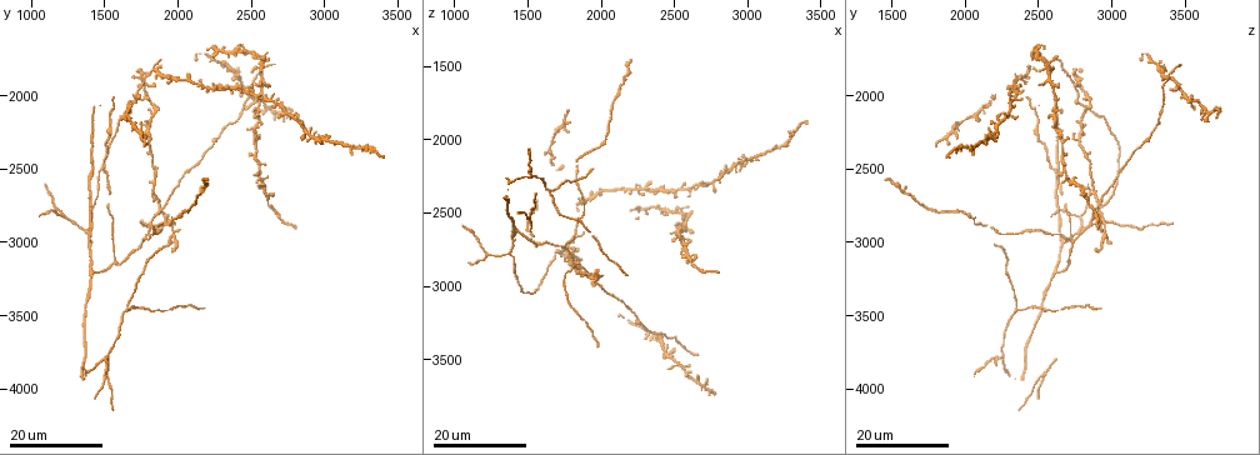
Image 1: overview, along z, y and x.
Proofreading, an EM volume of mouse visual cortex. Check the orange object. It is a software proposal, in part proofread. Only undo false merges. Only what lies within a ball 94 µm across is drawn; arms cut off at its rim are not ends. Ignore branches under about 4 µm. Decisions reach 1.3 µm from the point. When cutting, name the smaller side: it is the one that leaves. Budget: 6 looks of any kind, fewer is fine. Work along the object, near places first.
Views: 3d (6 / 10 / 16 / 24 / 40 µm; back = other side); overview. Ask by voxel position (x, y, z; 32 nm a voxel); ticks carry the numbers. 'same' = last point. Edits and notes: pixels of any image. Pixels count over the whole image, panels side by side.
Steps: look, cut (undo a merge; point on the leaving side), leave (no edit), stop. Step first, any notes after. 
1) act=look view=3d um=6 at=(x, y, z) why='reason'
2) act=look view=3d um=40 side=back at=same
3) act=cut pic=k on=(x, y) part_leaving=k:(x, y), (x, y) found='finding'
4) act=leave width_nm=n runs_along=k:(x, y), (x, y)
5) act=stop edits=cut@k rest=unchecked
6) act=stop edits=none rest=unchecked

act=look view=3d um=24 at=(1320, 2880, 2780) why='sudden change in width'

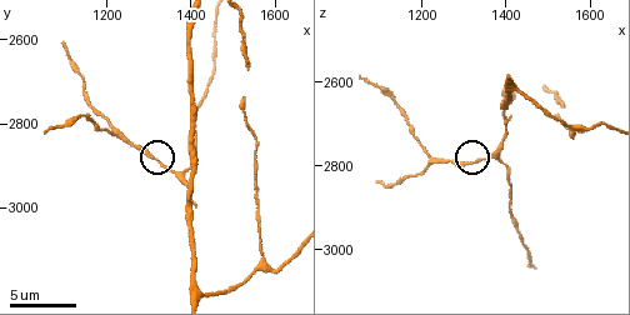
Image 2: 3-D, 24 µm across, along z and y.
act=look view=3d um=6 at=(1300, 2870, 2795) why='zoom in'

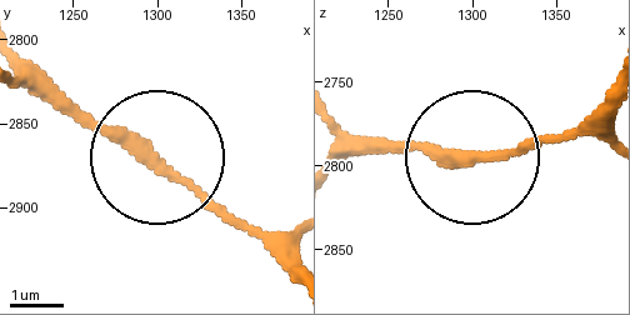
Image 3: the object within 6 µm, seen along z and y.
act=leave runs_along=3:(281, 231), (241, 226), (160, 155), (106, 136), (30, 60) found='continuous, no second neuron'

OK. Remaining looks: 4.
act=look view=3d um=16 at=(1760, 2980, 2720) why='small branch off a trunk'

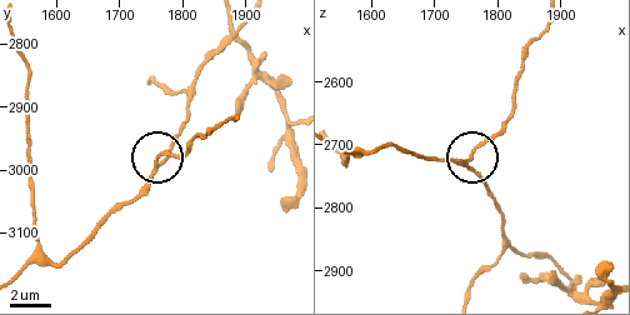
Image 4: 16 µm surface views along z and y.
act=look view=3d um=6 at=(1760, 2995, 2730)

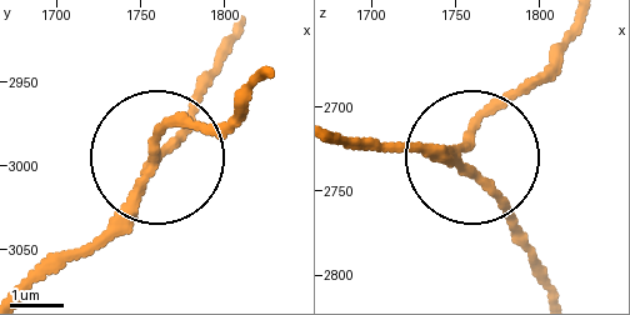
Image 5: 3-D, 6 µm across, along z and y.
act=leave arms=3 runs_along=5:(33, 290), (100, 236), (168, 133), (243, 106) found='all the same neuron'

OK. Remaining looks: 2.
act=look view=3d um=24 at=(1500, 3920, 2540) why='three arms meet'

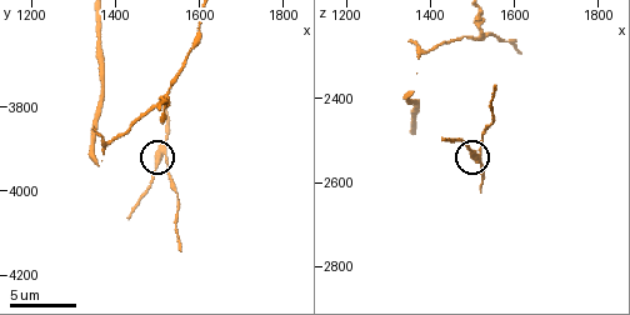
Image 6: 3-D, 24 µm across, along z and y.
act=look view=3d um=10 at=(1515, 3915, 2525)

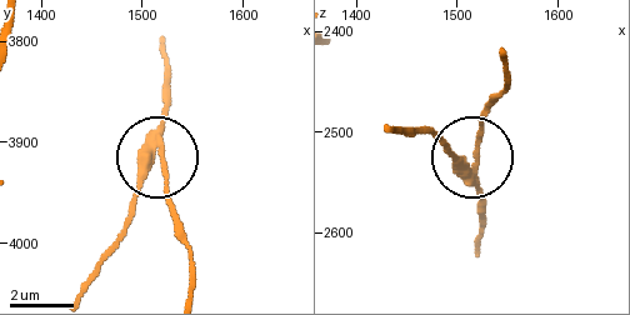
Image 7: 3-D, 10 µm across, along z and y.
act=cut pic=7 on=(141, 178) arms=3 found='two neurons meet here'

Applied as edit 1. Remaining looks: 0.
act=stop edits=cut@7 rest=unchecked

